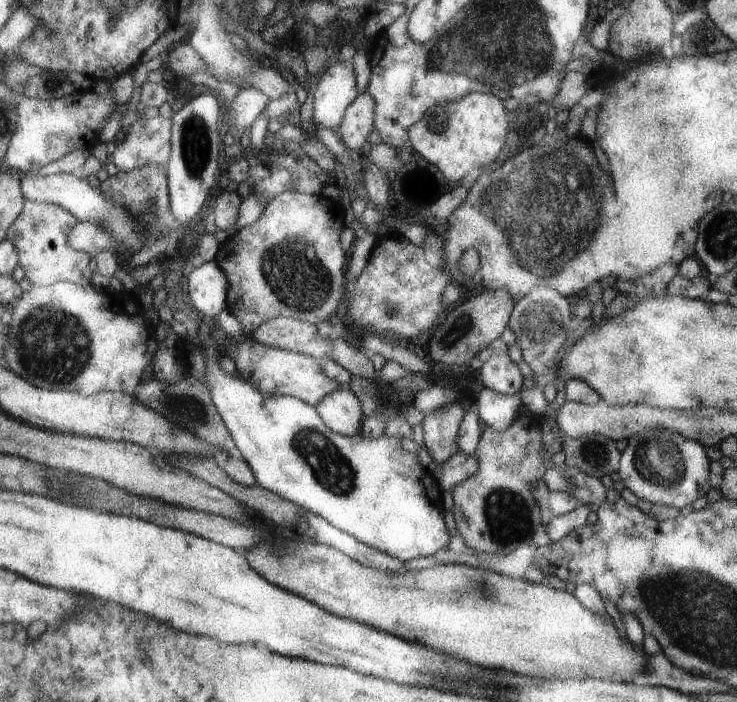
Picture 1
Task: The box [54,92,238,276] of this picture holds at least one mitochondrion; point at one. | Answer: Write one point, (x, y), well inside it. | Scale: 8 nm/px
(195, 140)

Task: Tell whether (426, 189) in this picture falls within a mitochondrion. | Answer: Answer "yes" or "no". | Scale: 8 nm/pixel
no

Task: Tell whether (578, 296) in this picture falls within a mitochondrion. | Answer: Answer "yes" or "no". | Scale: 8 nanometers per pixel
no

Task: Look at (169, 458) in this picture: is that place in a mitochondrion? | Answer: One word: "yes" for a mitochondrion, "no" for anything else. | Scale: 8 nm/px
no

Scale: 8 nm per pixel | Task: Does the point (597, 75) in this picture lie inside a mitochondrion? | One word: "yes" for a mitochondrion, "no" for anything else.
no

